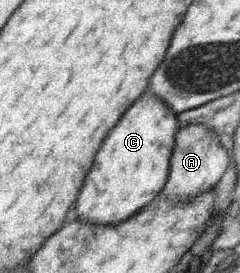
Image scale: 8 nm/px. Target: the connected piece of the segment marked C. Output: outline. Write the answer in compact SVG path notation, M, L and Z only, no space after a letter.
M148 90L121 115L97 149L77 195L72 217L91 225L113 225L133 217L161 191L169 176L177 113Z

